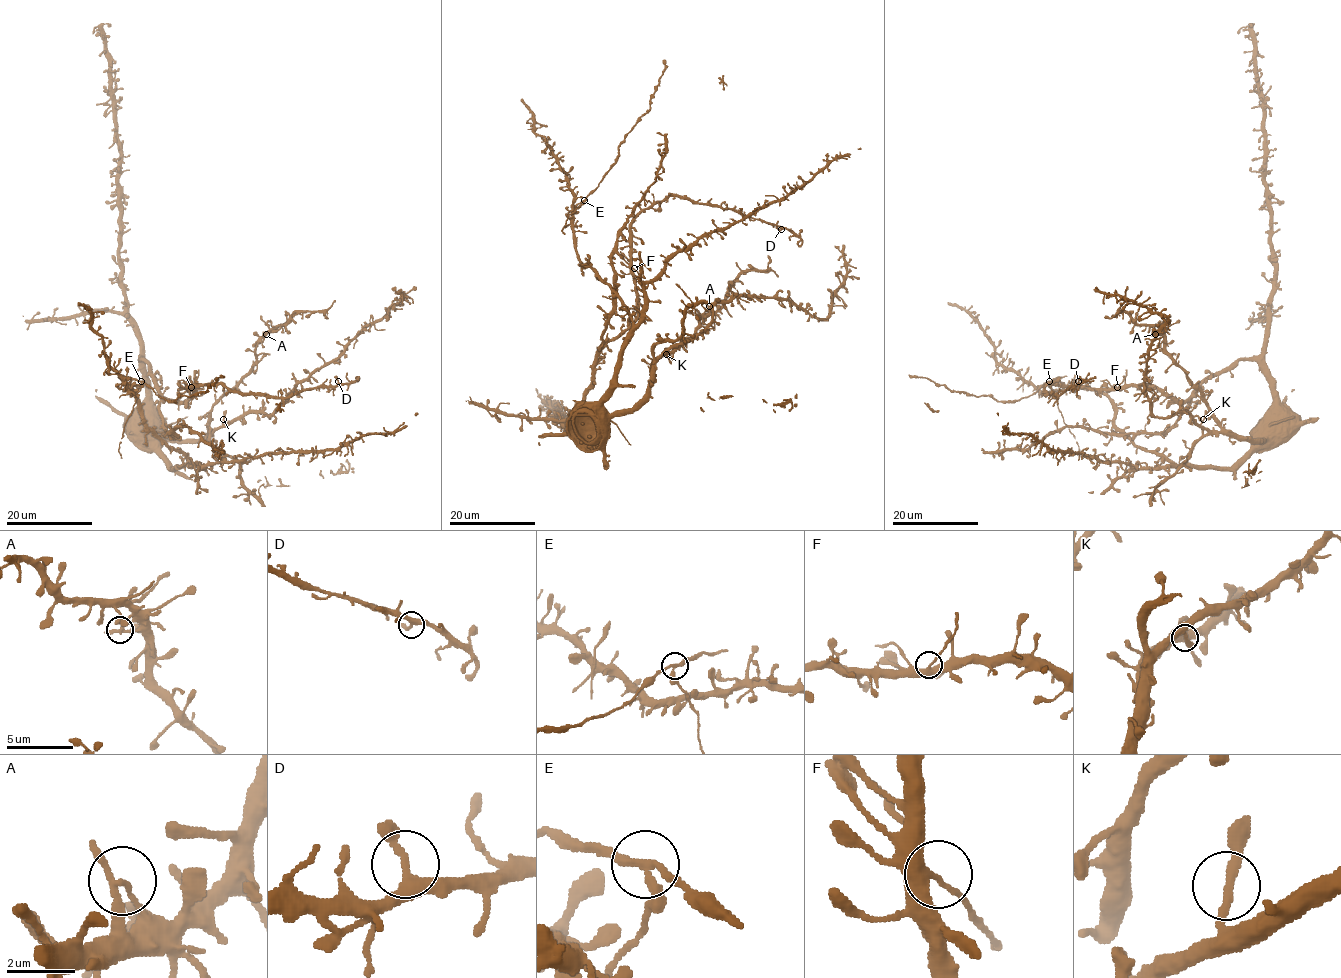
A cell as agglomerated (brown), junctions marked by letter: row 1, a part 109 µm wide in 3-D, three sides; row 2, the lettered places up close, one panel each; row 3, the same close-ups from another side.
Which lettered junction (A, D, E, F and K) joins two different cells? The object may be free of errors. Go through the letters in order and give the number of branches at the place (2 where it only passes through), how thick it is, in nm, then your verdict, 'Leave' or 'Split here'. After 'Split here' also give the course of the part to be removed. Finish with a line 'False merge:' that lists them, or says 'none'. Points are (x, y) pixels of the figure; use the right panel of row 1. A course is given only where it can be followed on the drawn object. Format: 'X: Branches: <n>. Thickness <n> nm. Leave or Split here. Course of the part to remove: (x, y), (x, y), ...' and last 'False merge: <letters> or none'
A: Branches: 3. Thickness 170 nm. Leave
D: Branches: 3. Thickness 260 nm. Leave
E: Branches: 3. Thickness 220 nm. Split here. Course of the part to remove: (1050, 381), (1020, 400), (996, 400), (985, 395), (975, 396), (947, 389), (908, 375)
F: Branches: 3. Thickness 240 nm. Leave
K: Branches: 2. Thickness 240 nm. Leave
False merge: E

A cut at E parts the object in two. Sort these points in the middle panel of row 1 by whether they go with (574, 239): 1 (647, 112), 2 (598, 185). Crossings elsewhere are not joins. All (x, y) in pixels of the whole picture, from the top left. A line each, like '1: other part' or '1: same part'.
1: other part
2: other part

